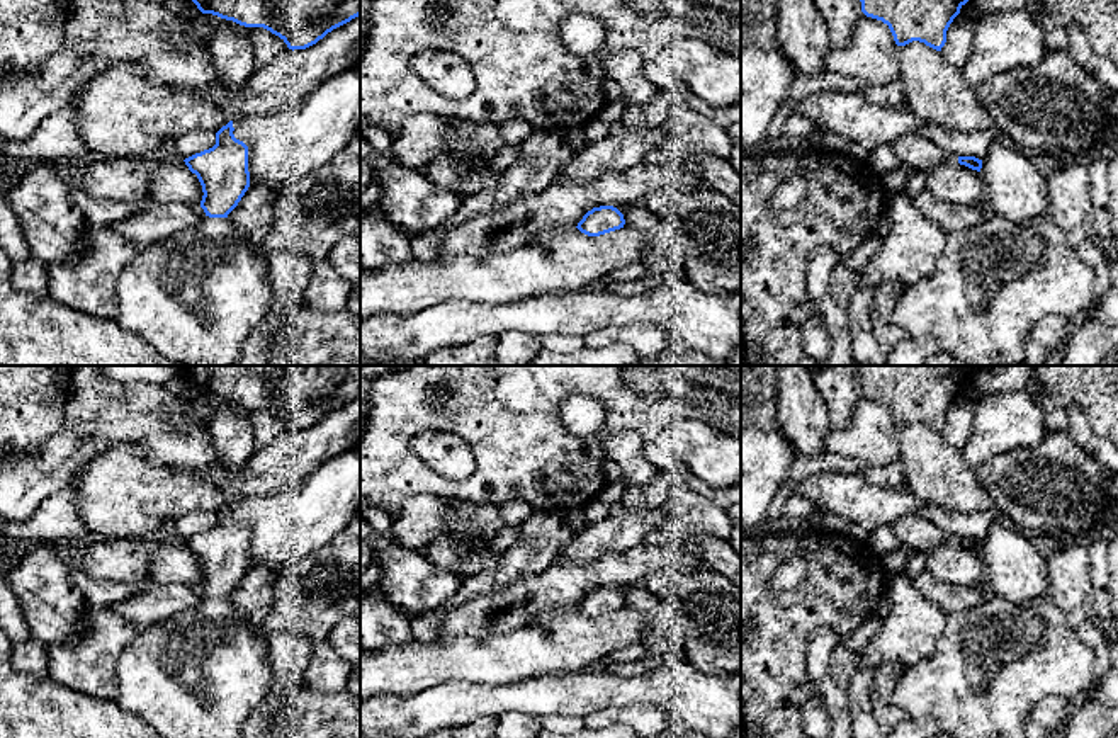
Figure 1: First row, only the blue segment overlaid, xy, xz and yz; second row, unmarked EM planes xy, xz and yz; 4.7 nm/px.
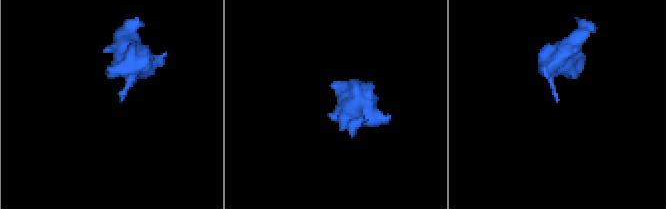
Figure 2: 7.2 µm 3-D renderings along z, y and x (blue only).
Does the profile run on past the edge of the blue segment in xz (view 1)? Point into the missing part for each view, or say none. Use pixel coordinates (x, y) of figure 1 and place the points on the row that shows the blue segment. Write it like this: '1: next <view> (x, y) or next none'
1: next none

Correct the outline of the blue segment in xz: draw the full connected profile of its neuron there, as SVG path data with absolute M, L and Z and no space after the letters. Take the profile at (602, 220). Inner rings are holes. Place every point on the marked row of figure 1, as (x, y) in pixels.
M600 206L588 211L578 223L578 230L588 236L600 236L624 228L624 214L613 206Z

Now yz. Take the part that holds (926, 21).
M860 0L867 17L889 26L897 46L912 41L941 51L946 31L968 0Z

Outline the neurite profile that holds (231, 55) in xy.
M221 19L209 36L207 53L217 73L216 82L229 90L243 90L257 70L246 27L233 20Z

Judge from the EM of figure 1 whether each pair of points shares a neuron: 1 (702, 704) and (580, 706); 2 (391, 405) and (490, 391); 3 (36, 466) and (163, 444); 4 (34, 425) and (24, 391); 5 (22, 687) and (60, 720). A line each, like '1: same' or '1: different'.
1: same
2: same
3: same
4: same
5: same

